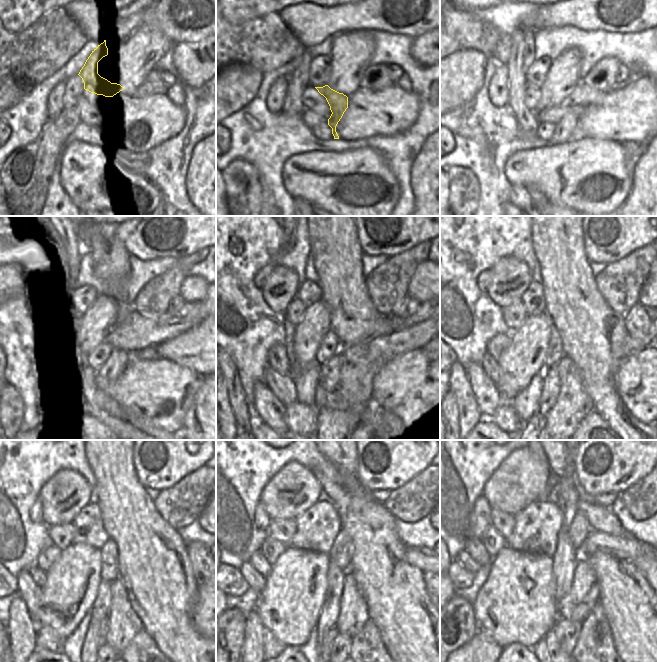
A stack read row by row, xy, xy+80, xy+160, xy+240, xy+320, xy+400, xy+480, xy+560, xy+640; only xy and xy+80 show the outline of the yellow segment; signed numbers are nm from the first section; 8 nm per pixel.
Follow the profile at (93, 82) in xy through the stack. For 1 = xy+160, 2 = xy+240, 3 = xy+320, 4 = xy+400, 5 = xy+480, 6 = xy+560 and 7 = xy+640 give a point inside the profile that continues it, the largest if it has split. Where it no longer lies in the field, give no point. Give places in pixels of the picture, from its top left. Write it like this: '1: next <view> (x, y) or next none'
1: next xy+160 (565, 130)
2: next xy+240 (116, 361)
3: next xy+320 (329, 378)
4: next xy+400 (551, 380)
5: next xy+480 (103, 628)
6: next xy+560 (331, 634)
7: next xy+640 (551, 641)

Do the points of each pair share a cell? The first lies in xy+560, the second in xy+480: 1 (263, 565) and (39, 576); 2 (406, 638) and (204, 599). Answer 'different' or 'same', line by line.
1: same
2: different

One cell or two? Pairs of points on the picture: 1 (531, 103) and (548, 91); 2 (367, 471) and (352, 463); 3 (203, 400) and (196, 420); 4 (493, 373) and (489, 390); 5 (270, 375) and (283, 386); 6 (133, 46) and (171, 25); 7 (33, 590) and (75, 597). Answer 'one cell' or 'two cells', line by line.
1: two cells
2: two cells
3: one cell
4: two cells
5: one cell
6: two cells
7: two cells

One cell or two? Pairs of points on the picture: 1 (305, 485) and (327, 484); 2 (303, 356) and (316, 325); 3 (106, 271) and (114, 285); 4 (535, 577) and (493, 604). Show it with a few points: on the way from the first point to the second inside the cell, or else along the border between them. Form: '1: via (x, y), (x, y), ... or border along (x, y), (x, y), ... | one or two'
1: border along (318, 481), (322, 488) | two
2: via (304, 348), (304, 340), (308, 333) | one
3: via (109, 274), (112, 282) | one
4: via (525, 577), (503, 599) | one

